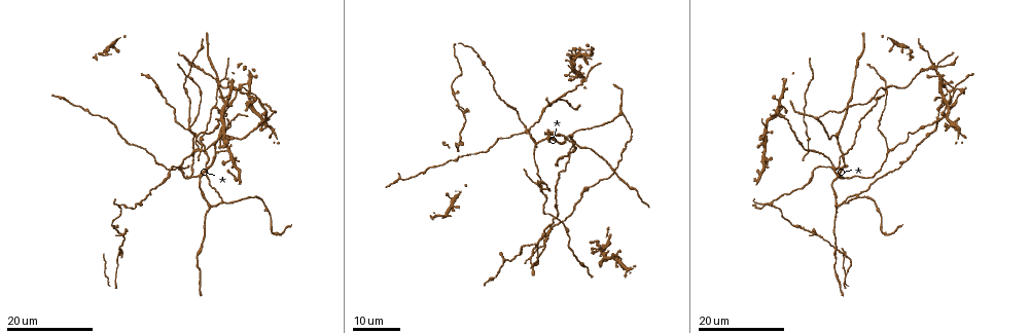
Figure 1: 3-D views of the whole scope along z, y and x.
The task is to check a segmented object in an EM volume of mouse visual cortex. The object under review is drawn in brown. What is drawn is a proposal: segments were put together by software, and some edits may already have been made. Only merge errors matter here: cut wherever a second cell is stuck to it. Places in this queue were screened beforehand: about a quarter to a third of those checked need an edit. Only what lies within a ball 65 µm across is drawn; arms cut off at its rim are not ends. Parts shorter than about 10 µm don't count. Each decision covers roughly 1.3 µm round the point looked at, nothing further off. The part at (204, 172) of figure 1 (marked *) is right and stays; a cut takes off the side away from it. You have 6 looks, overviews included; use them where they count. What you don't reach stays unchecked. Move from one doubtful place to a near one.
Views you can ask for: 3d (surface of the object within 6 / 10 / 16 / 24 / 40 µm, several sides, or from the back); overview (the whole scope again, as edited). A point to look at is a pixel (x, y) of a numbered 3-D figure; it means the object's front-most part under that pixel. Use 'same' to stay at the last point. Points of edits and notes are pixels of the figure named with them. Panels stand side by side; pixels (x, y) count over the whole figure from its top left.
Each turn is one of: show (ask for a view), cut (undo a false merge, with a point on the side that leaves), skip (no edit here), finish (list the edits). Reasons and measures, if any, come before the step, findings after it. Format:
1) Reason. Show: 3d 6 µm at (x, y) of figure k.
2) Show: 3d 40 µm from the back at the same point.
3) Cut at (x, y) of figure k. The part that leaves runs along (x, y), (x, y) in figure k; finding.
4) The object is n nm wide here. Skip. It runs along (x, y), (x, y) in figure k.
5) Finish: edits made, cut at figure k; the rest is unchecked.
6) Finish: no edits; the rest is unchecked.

Three arms meet. Show: 3d 16 µm at (535, 145) of figure 1.

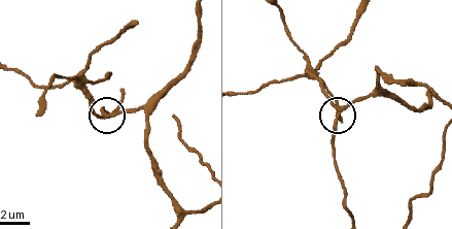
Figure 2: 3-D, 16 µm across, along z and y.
Show: 3d 10 µm at (110, 116) of figure 2.

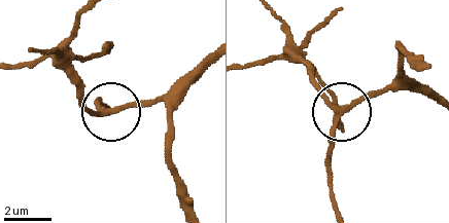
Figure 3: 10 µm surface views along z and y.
The object is 220 nm wide here. Skip. It runs along (191, 81), (108, 111), (99, 105) in figure 3; all the same cell.

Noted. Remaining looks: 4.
Side arm on a straight run. Show: 3d 24 µm at (178, 166) of figure 1.

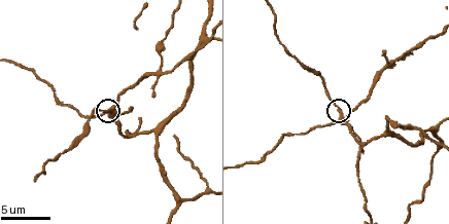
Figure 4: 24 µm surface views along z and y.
Zoom in. Show: 3d 10 µm at (338, 112) of figure 4.

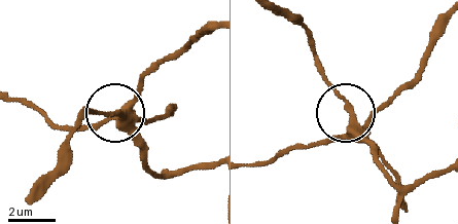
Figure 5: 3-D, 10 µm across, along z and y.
3 arms meet here. Cut at (113, 113) of figure 5. The part that leaves runs along (127, 120), (85, 114), (38, 185) in figure 5; two cells meet here.

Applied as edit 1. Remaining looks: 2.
Finish: edits made, cut at figure 5; the rest is unchecked.

